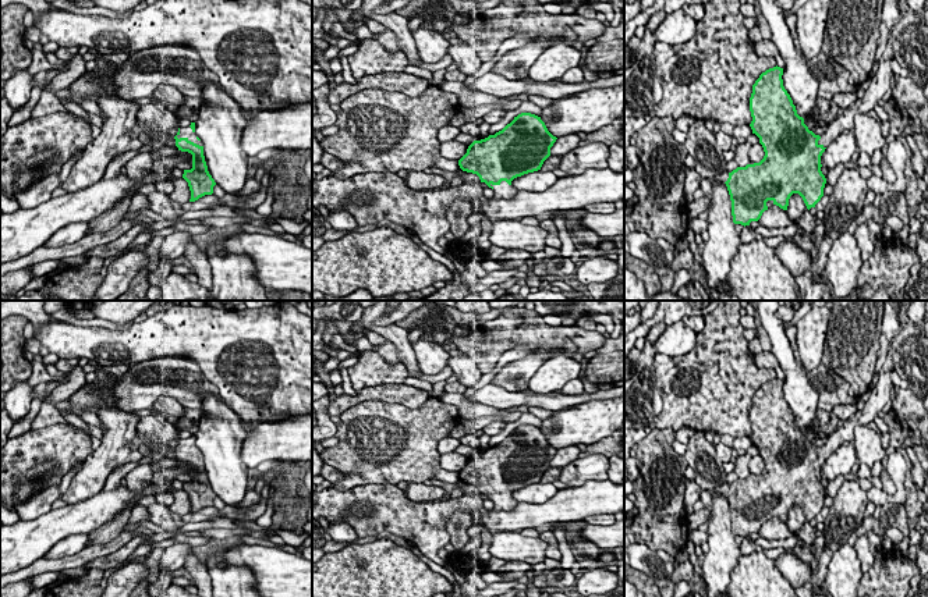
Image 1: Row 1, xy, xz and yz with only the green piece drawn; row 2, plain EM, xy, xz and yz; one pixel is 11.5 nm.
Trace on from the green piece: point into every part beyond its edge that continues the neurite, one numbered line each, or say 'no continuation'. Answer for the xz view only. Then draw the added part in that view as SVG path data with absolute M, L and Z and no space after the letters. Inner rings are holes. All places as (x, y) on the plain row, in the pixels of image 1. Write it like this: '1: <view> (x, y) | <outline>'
1: xz (503, 503) | M502 493L499 497L492 497L495 502L493 511L499 512L499 511L511 511L514 509L514 507L517 505L517 501L513 497L509 497L506 493Z

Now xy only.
1: xy (184, 444) | M191 438L180 440L180 445L177 447L177 449L187 449L194 455L203 458L202 454L196 451L196 445L191 441Z

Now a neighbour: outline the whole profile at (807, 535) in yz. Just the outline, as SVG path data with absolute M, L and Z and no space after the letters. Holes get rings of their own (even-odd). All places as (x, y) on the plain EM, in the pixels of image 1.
M807 520L803 529L798 532L798 537L804 541L805 546L812 547L815 544L817 534L814 532L814 527Z

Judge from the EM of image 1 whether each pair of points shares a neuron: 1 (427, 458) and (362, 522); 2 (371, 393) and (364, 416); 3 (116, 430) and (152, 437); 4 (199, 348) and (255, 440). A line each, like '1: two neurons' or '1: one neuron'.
1: two neurons
2: two neurons
3: two neurons
4: two neurons

